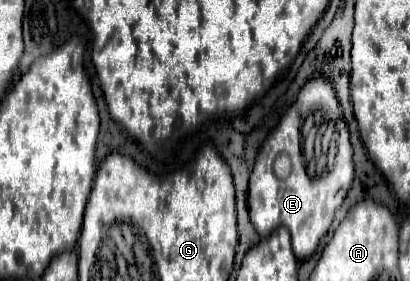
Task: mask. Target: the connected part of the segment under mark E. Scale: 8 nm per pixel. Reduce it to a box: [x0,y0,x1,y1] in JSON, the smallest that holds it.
[247,73,355,259]

